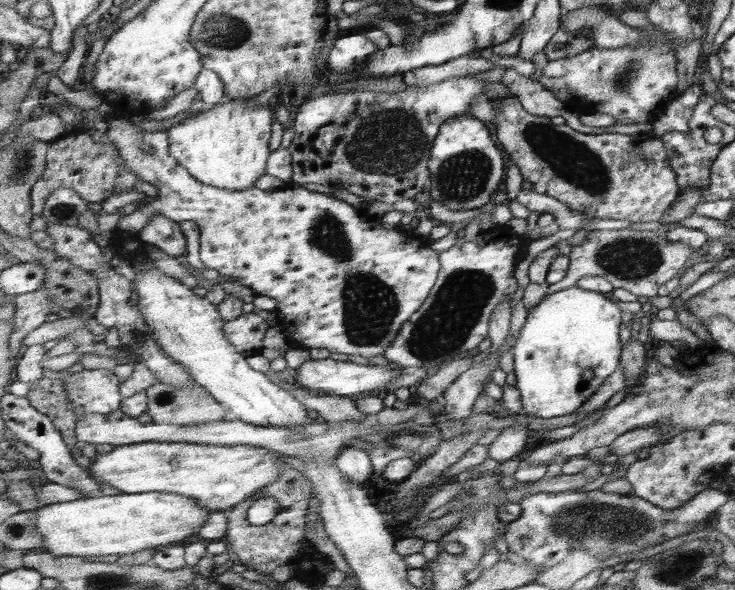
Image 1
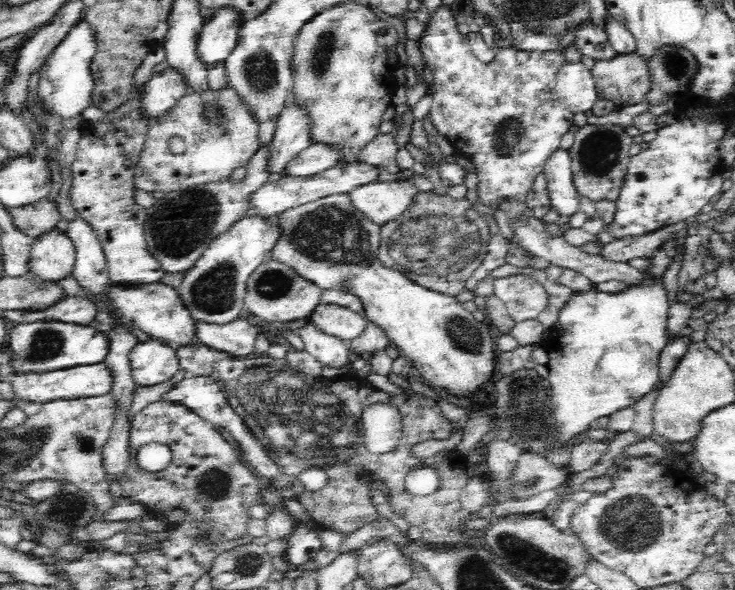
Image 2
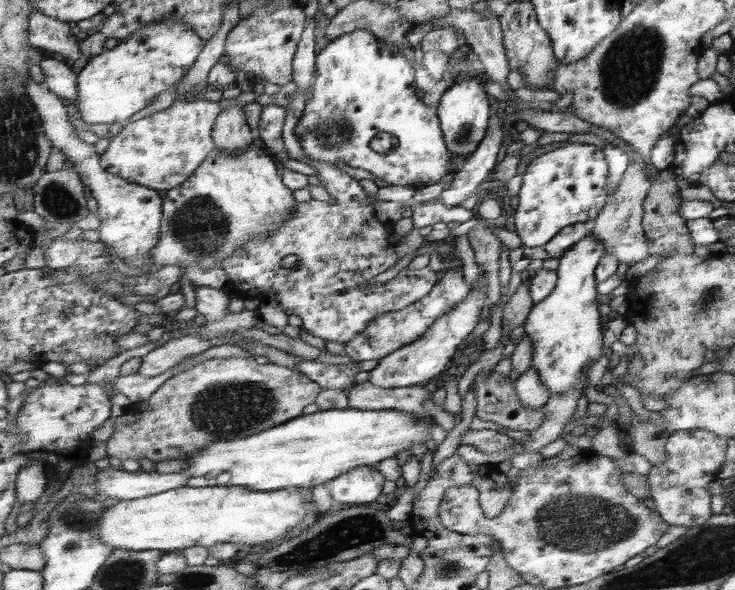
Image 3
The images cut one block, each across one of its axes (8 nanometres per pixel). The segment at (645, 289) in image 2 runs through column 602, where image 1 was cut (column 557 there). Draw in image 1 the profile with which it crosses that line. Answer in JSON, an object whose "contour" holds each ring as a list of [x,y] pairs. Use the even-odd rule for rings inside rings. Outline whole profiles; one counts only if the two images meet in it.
{"contour":[[[577,285],[553,293],[552,296],[545,295],[537,305],[529,309],[527,319],[510,350],[514,356],[513,372],[516,375],[516,386],[522,392],[524,411],[528,415],[553,418],[573,414],[581,409],[621,365],[625,345],[619,338],[621,324],[623,318],[617,303],[599,291],[585,290]],[[585,370],[594,372],[588,381],[583,376]]]}

